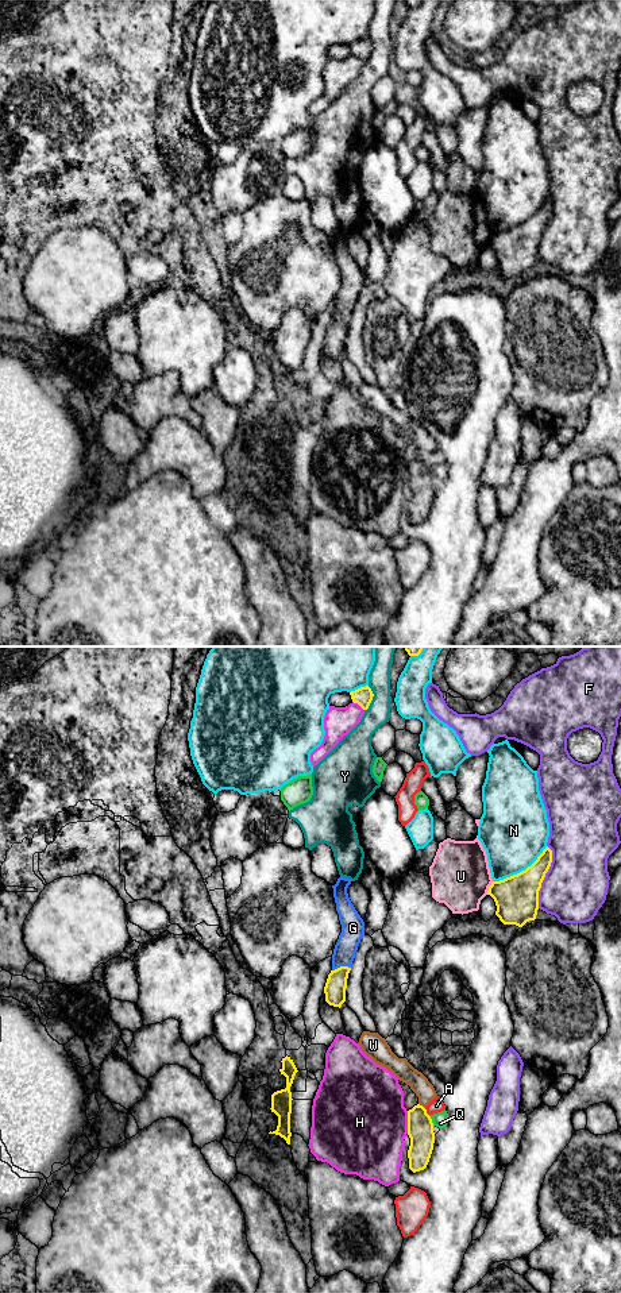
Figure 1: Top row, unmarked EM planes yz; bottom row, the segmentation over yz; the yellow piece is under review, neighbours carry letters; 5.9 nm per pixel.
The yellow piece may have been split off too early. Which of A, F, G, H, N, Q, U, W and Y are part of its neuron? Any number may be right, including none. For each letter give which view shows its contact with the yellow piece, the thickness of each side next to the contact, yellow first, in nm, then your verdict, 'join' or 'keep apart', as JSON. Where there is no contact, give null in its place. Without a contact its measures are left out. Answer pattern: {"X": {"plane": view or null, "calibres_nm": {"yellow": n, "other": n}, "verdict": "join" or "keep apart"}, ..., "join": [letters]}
{"A": {"plane": "yz", "calibres_nm": {"yellow": 160, "other": 80}, "verdict": "keep apart"}, "F": {"plane": "yz", "calibres_nm": {"yellow": 260, "other": 380}, "verdict": "keep apart"}, "G": {"plane": "yz", "calibres_nm": {"yellow": 130, "other": 140}, "verdict": "join"}, "H": {"plane": "yz", "calibres_nm": {"yellow": 160, "other": 480}, "verdict": "keep apart"}, "N": {"plane": "yz", "calibres_nm": {"yellow": 260, "other": 400}, "verdict": "keep apart"}, "Q": {"plane": "yz", "calibres_nm": {"yellow": 160, "other": 90}, "verdict": "keep apart"}, "U": {"plane": "yz", "calibres_nm": {"yellow": 260, "other": 360}, "verdict": "keep apart"}, "W": {"plane": "yz", "calibres_nm": {"yellow": 160, "other": 120}, "verdict": "keep apart"}, "Y": {"plane": "yz", "calibres_nm": {"yellow": 110, "other": 140}, "verdict": "keep apart"}, "join": ["G"]}

